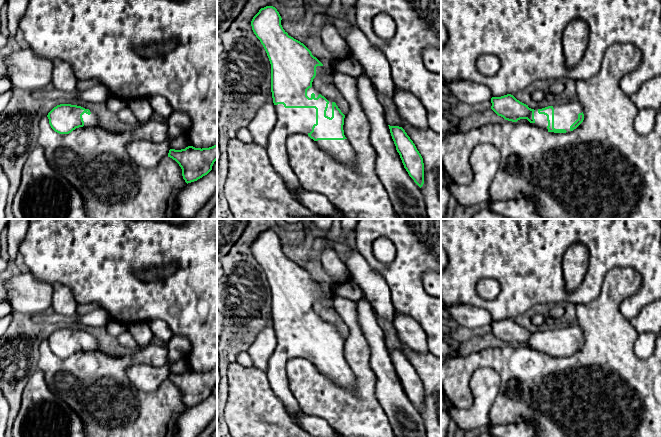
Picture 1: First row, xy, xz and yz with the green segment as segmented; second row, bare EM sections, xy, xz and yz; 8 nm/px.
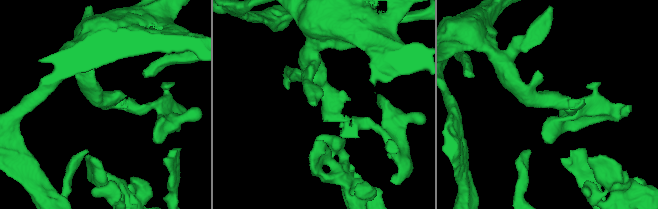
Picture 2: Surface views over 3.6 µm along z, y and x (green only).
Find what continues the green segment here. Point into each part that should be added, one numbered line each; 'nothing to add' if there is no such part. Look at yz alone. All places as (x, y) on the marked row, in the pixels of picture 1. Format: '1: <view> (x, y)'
1: yz (565, 114)

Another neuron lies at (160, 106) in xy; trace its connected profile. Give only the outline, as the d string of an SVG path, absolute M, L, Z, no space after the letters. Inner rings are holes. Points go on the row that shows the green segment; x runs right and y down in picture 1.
M153 95L148 100L154 114L158 114L163 120L166 120L173 111L168 101L160 95Z

